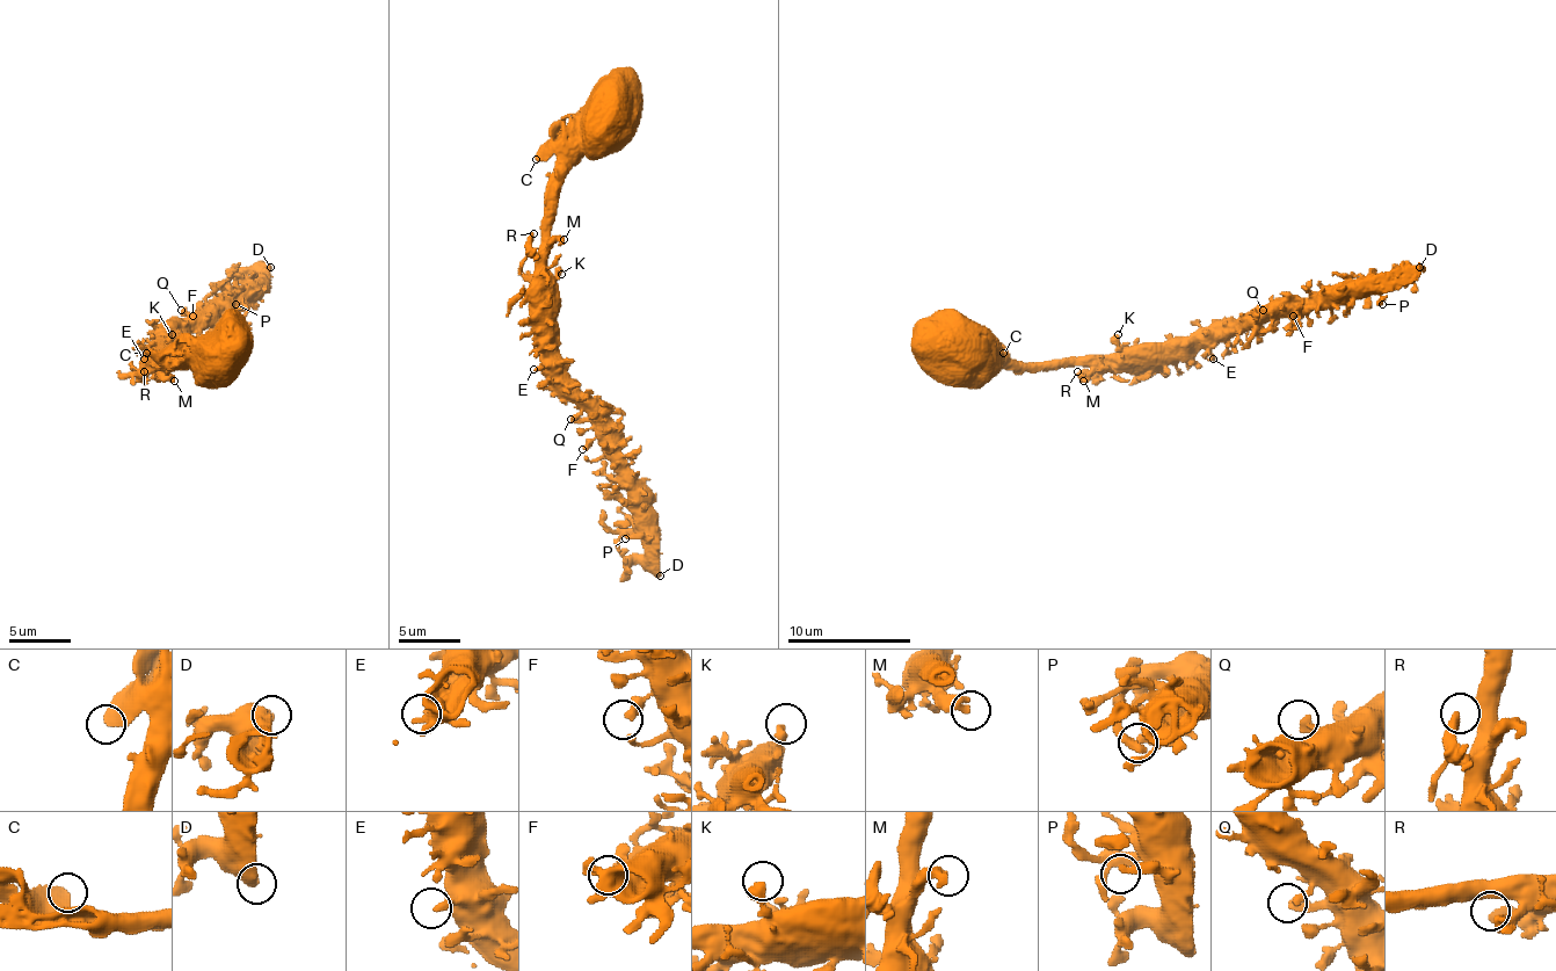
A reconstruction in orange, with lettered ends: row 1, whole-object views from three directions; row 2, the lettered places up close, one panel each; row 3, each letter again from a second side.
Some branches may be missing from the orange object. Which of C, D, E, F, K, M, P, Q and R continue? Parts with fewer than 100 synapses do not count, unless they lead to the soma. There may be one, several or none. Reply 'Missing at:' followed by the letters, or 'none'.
Missing at: D

